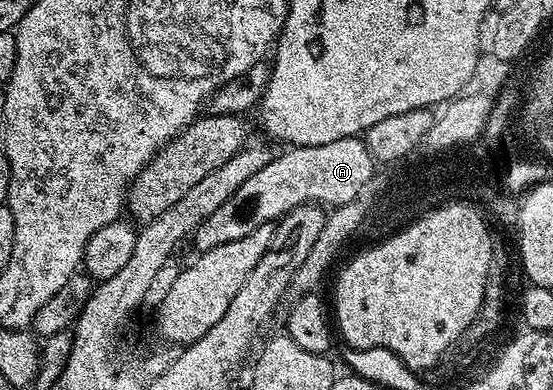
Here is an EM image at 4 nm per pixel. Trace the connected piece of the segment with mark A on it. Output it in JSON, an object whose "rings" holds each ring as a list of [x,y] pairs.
{"rings":[[[359,136],[333,140],[329,144],[295,144],[284,150],[287,150],[284,154],[276,153],[274,160],[265,164],[257,176],[249,176],[249,180],[245,180],[245,184],[241,184],[241,188],[237,188],[237,192],[233,192],[233,196],[221,204],[221,208],[216,208],[211,215],[205,216],[205,220],[201,220],[193,235],[196,251],[221,248],[221,244],[229,244],[229,240],[241,240],[241,236],[249,236],[253,228],[261,224],[274,224],[298,206],[318,204],[324,208],[334,208],[349,204],[349,200],[353,200],[353,196],[357,196],[361,187],[377,172],[376,160],[369,152],[366,141]]]}

